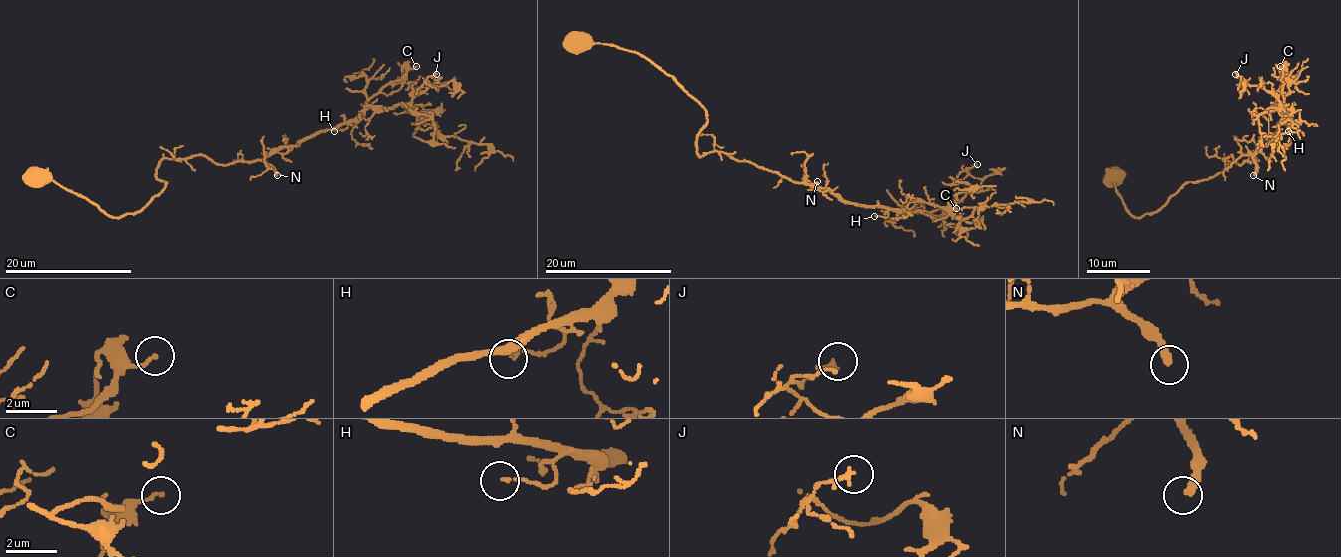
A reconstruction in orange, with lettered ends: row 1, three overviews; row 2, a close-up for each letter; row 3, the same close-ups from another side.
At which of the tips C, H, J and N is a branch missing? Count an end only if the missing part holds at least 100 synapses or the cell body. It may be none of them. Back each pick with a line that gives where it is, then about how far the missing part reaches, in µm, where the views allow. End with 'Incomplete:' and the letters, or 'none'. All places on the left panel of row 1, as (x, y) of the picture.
N: place (277, 175); missing 80 µm
Incomplete: N

